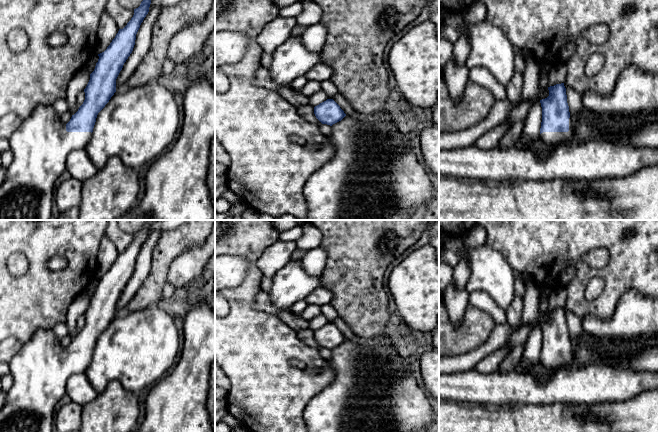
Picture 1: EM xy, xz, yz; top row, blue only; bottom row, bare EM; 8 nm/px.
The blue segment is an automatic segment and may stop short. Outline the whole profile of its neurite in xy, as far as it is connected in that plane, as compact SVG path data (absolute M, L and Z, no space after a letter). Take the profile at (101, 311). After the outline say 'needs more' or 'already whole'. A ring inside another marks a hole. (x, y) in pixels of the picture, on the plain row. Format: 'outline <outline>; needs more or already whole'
outline M151 223L143 224L140 230L134 233L134 239L127 249L123 253L119 253L107 273L98 278L98 286L94 295L90 298L90 304L84 313L85 324L67 348L61 346L60 340L56 338L52 329L40 329L32 336L29 342L23 344L21 350L13 357L9 364L10 374L13 376L14 382L6 392L6 401L0 409L0 432L53 432L56 415L55 406L66 394L68 379L74 374L85 373L92 360L98 337L116 316L116 303L133 275L136 258L149 236L150 228Z; needs more

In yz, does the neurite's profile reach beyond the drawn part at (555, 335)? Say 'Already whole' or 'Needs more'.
Needs more

